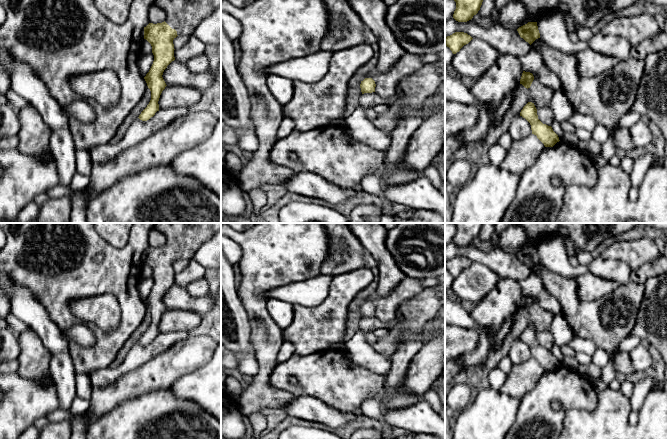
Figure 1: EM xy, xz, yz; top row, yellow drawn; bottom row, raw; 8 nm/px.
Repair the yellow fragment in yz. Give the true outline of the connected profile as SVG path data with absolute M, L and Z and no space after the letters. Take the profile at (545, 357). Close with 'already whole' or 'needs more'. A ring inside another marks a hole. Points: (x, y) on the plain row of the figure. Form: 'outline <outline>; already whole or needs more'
outline M528 326L520 336L520 340L525 342L531 349L532 358L544 368L545 371L553 371L559 366L558 359L551 350L543 348L537 339L537 333L532 326Z; already whole

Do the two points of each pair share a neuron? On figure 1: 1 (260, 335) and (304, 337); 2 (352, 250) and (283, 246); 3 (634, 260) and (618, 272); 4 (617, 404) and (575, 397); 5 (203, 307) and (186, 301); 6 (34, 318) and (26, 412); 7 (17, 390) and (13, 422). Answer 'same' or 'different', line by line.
1: different
2: different
3: different
4: different
5: same
6: different
7: same

